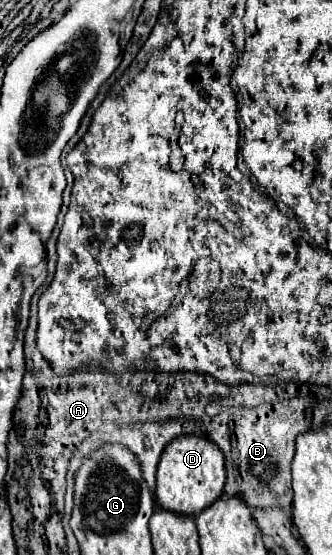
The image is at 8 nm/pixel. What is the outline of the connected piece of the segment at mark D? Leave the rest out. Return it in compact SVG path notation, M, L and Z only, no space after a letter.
M186 434L170 442L170 446L166 446L166 454L160 458L156 472L156 504L164 510L172 510L174 514L200 514L222 496L224 480L226 470L222 452L208 438Z

